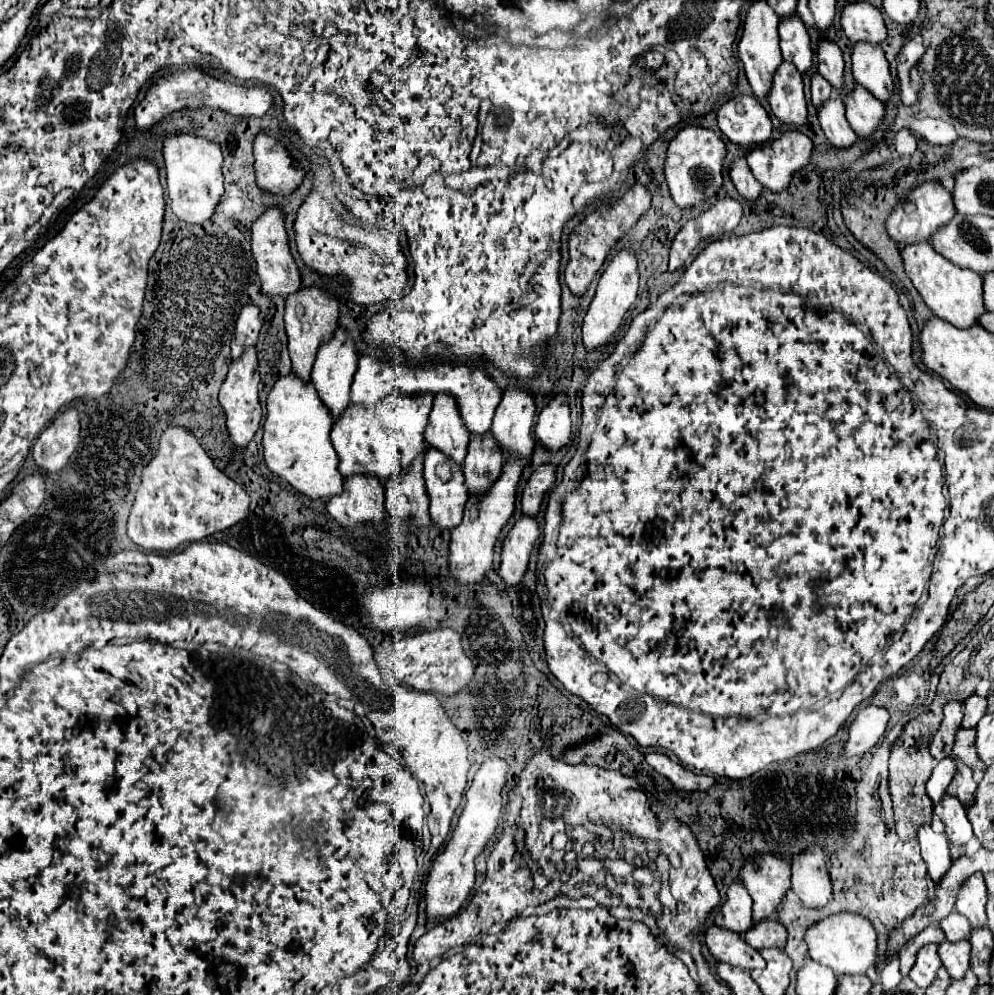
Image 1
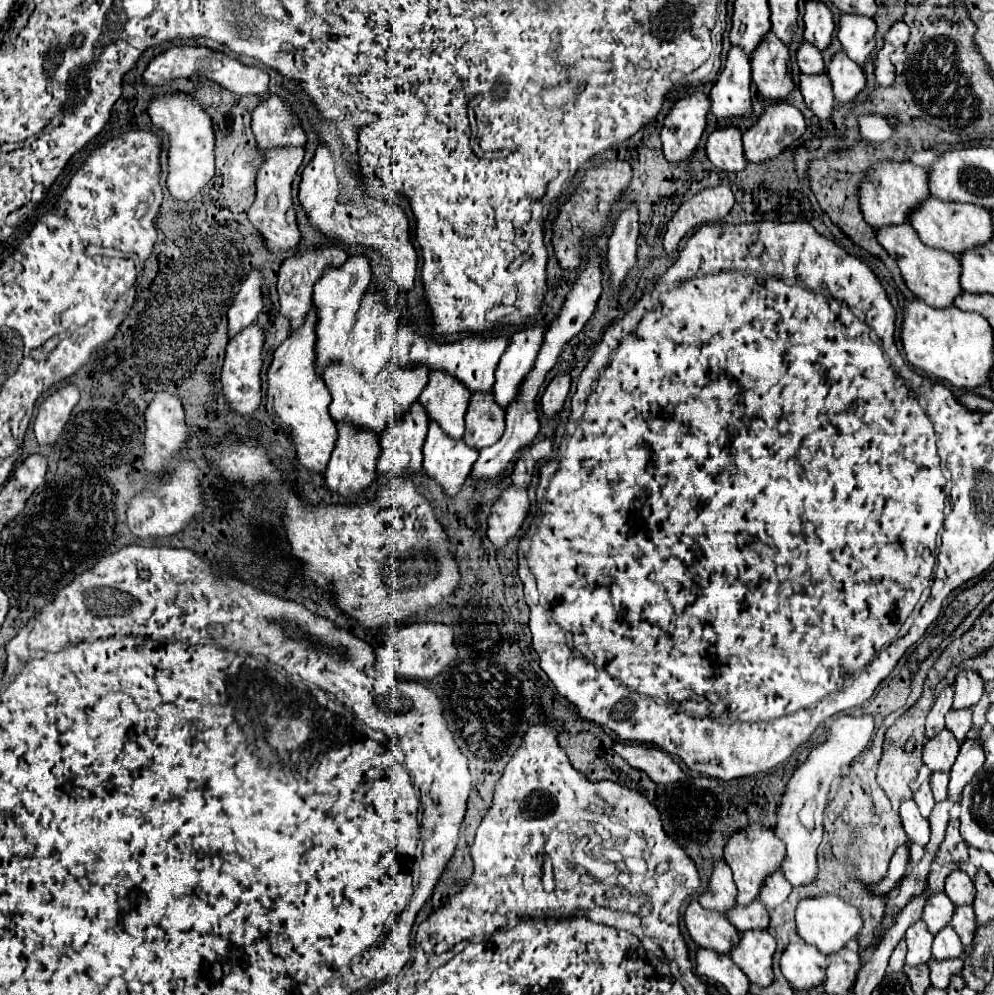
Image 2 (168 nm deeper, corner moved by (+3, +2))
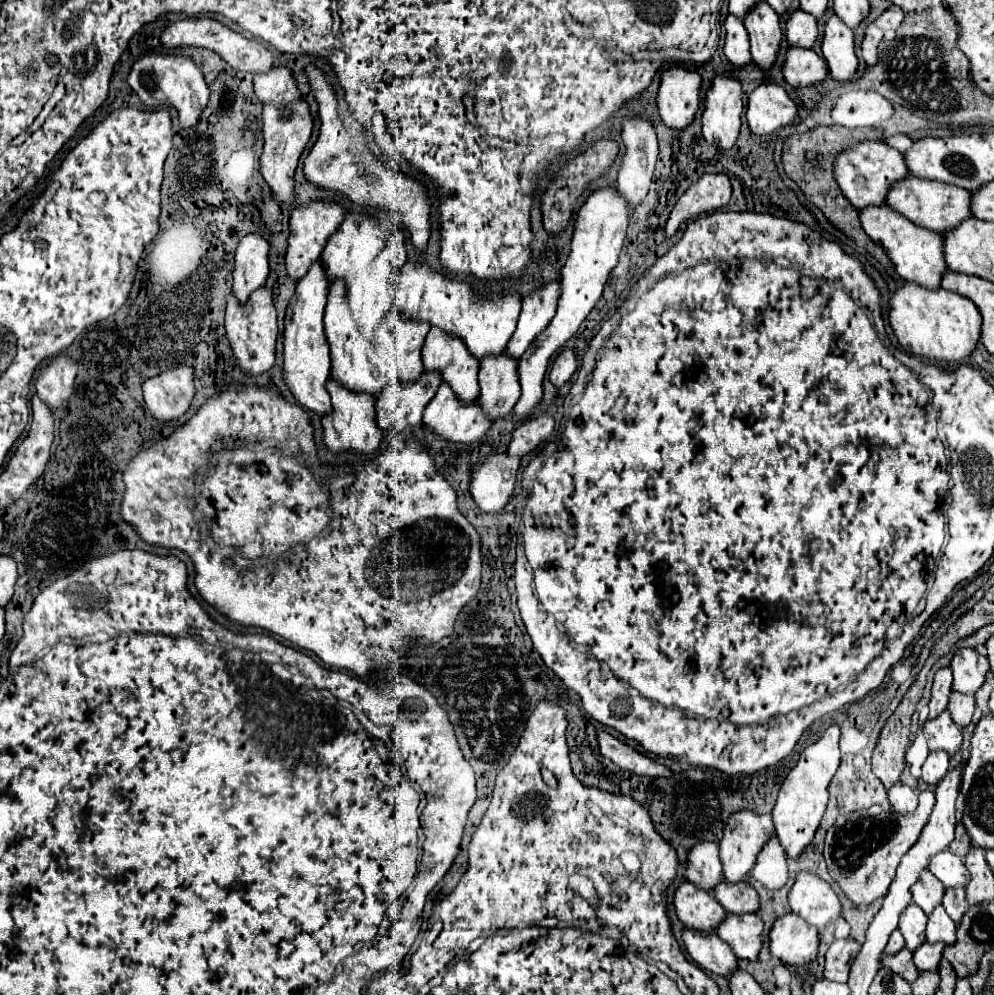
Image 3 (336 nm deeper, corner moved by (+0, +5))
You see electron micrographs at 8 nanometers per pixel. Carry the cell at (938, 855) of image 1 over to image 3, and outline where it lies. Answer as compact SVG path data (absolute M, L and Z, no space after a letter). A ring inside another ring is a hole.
M897 783L887 791L887 799L897 813L901 813L901 815L911 813L911 809L915 809L915 805L917 805L917 791L911 789L909 785Z

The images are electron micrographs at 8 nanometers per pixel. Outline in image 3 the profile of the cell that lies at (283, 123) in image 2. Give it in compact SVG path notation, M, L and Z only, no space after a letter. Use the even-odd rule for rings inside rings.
M271 67L267 73L255 73L253 75L255 93L263 103L275 103L285 105L291 101L297 101L301 97L293 73L289 67Z

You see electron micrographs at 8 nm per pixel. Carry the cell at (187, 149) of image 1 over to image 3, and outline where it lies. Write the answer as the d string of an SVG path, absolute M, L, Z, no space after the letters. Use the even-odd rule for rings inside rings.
M153 51L143 53L141 57L135 59L135 65L131 65L127 83L149 109L165 105L175 107L179 111L181 127L195 125L195 117L199 117L201 109L207 105L209 87L197 65L187 55L181 53L153 53Z

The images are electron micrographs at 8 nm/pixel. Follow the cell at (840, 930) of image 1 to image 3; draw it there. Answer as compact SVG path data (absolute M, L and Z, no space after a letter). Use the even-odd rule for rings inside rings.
M799 871L791 889L789 889L789 905L791 911L799 913L809 925L823 929L825 925L833 923L833 919L837 919L841 915L841 903L837 899L837 895L833 893L833 889L829 887L829 883L825 883L821 877L809 873L809 871Z

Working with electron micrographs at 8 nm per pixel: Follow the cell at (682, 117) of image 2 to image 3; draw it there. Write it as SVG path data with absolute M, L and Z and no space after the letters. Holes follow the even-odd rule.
M673 65L661 75L657 105L661 119L671 129L687 127L699 111L701 77L683 65Z

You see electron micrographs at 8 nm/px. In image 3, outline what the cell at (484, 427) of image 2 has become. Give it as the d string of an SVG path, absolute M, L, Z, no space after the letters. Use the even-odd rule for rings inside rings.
M505 351L481 359L479 403L489 417L499 419L515 407L521 395L517 367L519 361Z

